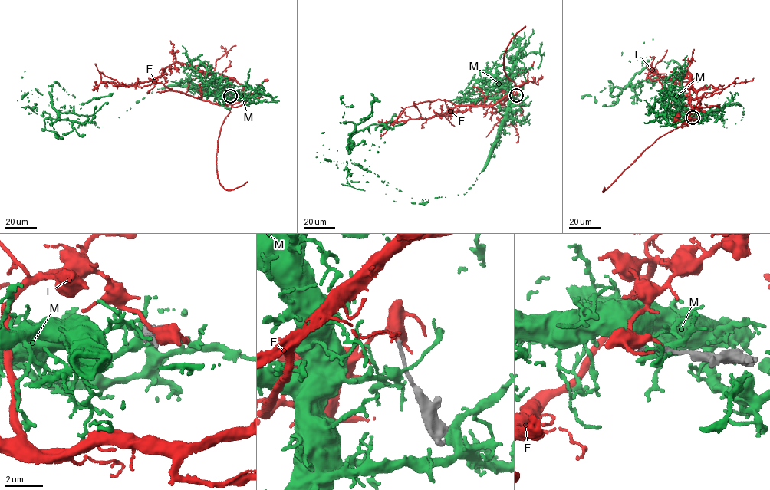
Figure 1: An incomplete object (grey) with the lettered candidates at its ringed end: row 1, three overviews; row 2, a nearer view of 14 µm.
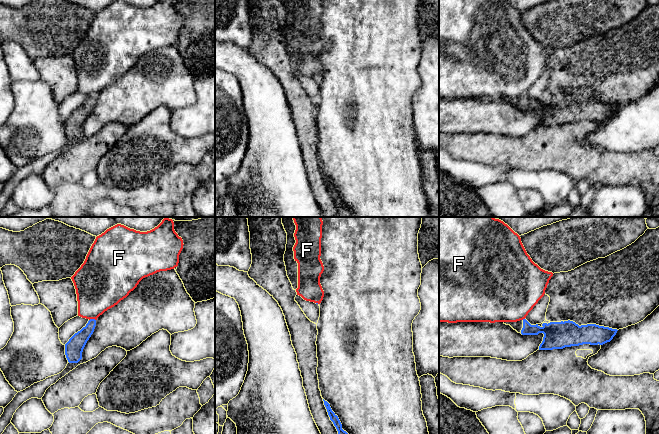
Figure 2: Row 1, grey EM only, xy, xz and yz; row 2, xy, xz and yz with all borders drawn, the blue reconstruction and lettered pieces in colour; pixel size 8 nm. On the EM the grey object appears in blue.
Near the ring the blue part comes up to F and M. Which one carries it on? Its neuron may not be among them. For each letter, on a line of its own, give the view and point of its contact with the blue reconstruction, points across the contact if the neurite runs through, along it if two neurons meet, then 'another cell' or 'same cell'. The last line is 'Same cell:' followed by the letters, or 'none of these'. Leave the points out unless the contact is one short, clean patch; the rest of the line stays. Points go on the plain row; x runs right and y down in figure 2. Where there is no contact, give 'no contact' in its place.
F: meets blue in xy at (92, 95); border along xy (95, 95), (89, 96); another cell
M: no contact; another cell
Same cell: none of these

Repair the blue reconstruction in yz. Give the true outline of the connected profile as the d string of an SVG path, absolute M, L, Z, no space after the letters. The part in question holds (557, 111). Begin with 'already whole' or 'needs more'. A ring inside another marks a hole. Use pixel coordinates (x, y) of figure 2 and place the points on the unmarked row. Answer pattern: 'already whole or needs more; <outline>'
needs more; M526 95L517 98L504 98L522 111L538 111L543 109L543 117L539 126L563 125L583 120L603 121L610 118L617 105L587 100L579 102L573 97L561 97L531 101Z

